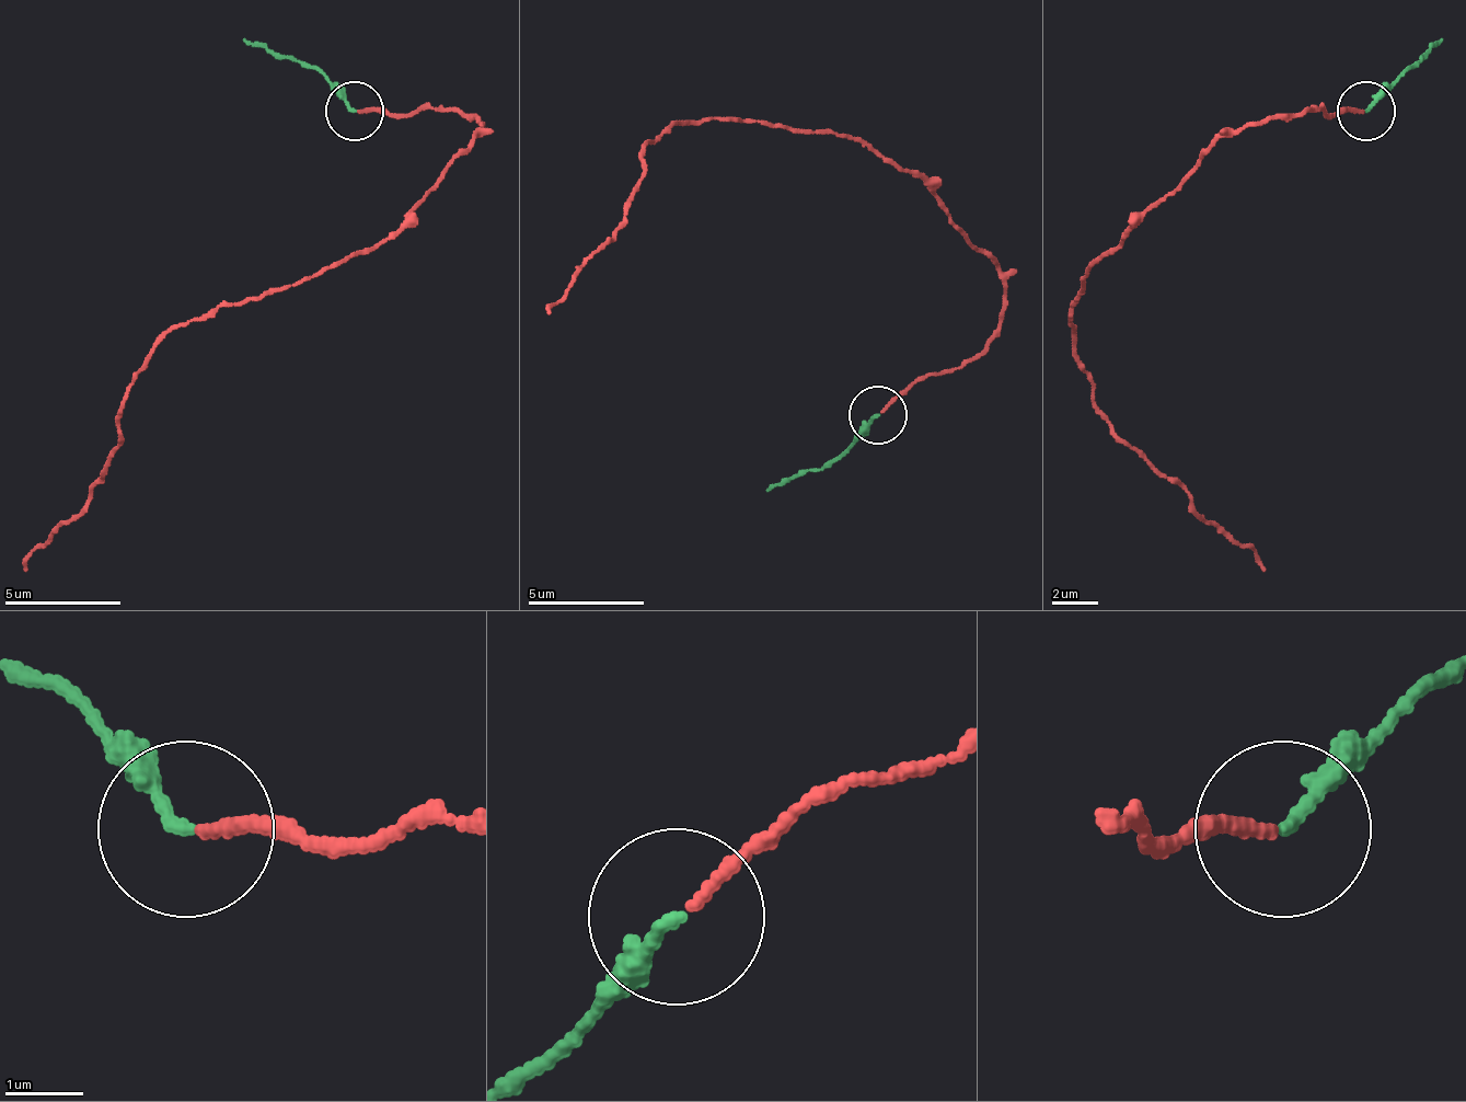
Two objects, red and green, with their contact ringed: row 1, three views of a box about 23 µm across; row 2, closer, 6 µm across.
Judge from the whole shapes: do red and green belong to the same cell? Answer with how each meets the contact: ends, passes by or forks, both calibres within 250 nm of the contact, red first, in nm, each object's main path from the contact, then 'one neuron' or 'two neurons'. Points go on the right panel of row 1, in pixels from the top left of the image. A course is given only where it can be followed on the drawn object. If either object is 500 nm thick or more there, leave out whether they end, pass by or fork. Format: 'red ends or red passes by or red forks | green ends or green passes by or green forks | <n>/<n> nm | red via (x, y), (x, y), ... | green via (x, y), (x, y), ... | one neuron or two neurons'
red ends | green ends | 150/180 nm | red via (1364, 110), (1306, 110), (1225, 133), (1085, 272), (1068, 307), (1074, 354), (1097, 412), (1266, 569) | green via (1364, 110), (1440, 39) | one neuron

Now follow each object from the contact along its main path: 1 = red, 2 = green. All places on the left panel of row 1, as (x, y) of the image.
1: (355, 110), (454, 110), (483, 133), (390, 237), (210, 307), (152, 354), (105, 475), (24, 569)
2: (355, 110), (314, 68), (245, 39)

